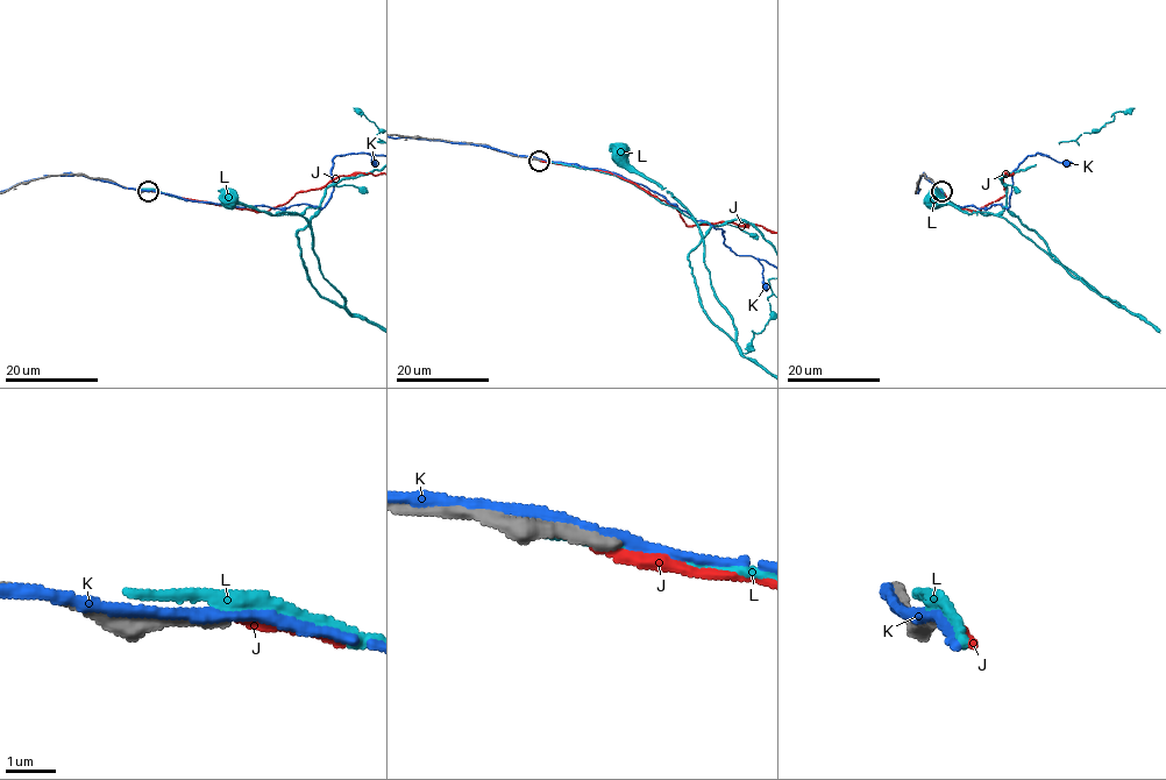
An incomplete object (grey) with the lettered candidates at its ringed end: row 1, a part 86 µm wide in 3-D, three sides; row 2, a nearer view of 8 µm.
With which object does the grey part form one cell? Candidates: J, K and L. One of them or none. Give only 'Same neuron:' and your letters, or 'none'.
Same neuron: none

